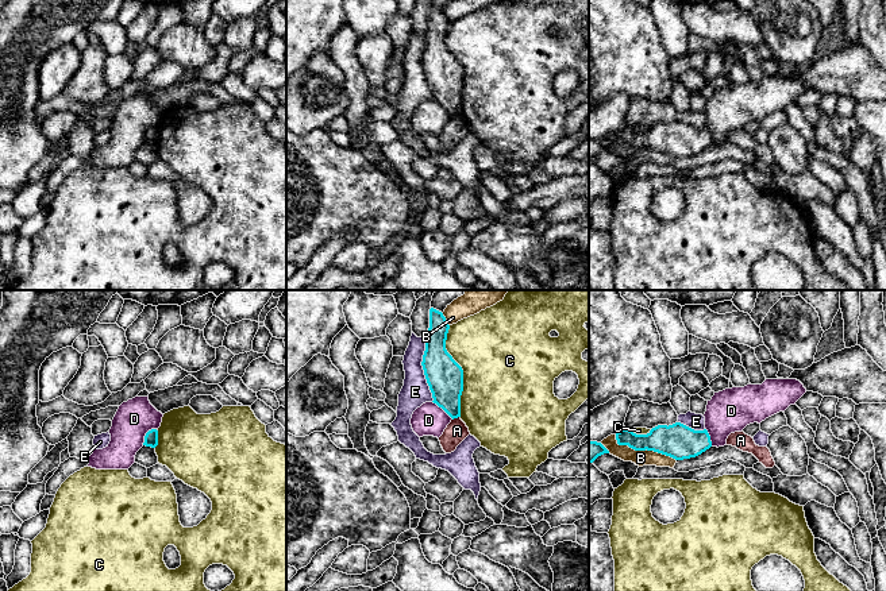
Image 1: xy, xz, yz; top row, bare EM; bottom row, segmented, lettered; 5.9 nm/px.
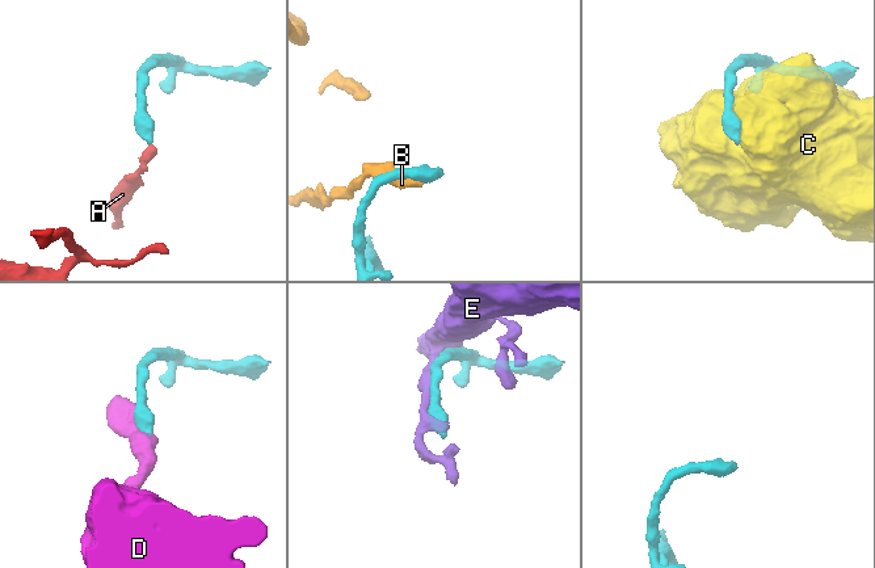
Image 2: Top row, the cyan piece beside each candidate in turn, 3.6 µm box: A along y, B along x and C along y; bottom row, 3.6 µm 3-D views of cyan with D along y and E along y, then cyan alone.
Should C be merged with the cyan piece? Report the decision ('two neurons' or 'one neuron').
two neurons

